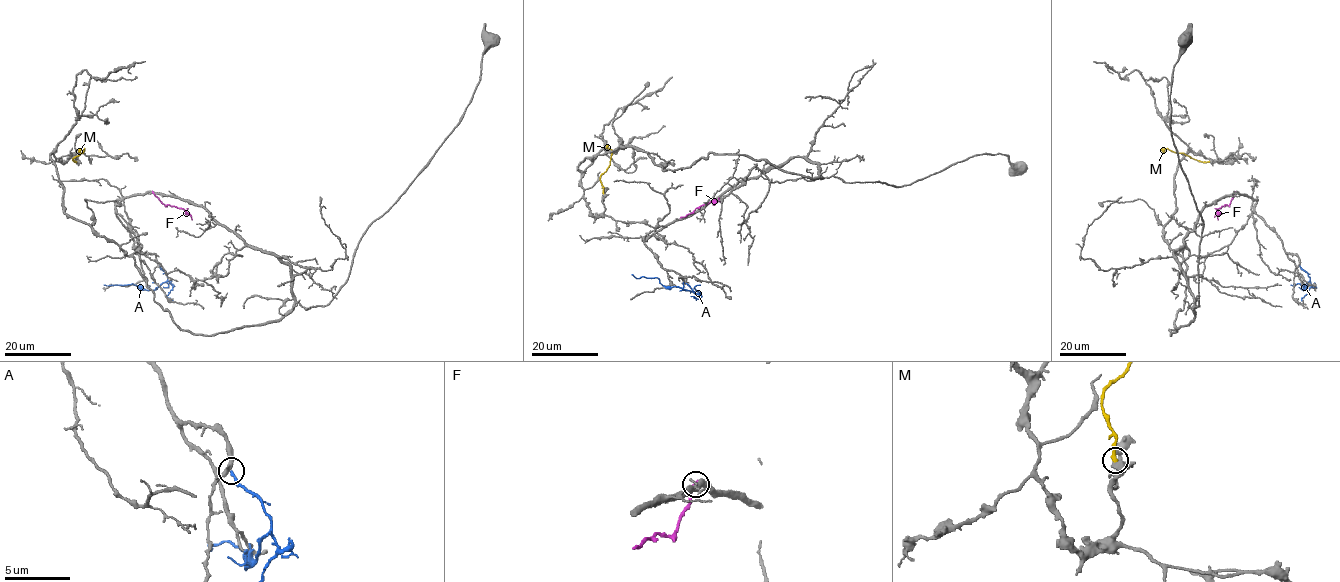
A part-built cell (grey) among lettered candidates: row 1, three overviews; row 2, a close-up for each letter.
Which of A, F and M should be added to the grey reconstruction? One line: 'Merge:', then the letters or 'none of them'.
Merge: M

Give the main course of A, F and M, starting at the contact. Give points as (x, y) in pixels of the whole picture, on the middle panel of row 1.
A: (685, 283), (695, 293), (665, 286), (656, 277), (636, 278), (631, 274)
F: (680, 218), (696, 208), (720, 201)
M: (604, 194), (600, 176), (609, 164), (612, 151), (605, 148)

